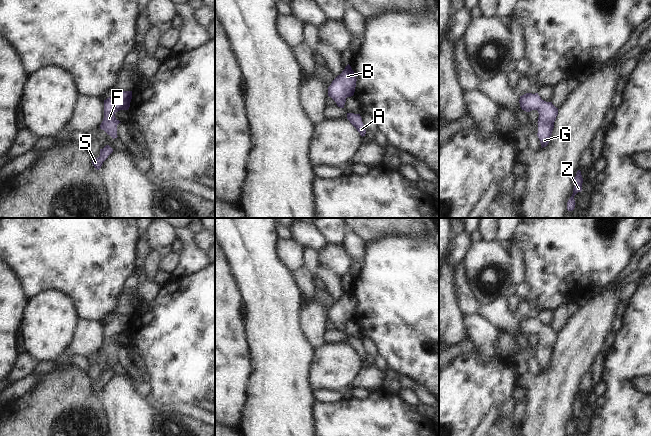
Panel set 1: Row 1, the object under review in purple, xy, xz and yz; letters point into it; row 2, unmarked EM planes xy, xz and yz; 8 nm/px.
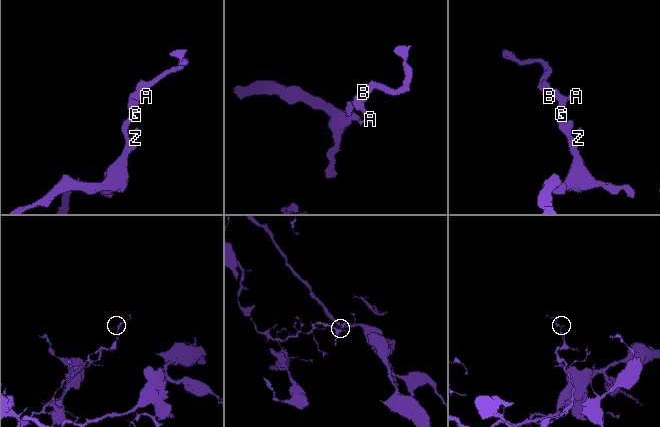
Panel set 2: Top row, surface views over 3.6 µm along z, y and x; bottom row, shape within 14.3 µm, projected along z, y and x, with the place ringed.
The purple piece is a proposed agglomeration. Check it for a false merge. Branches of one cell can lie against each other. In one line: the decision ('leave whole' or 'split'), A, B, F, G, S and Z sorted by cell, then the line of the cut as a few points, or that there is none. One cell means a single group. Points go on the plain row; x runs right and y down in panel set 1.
leave whole | A B F G S Z | no cut

